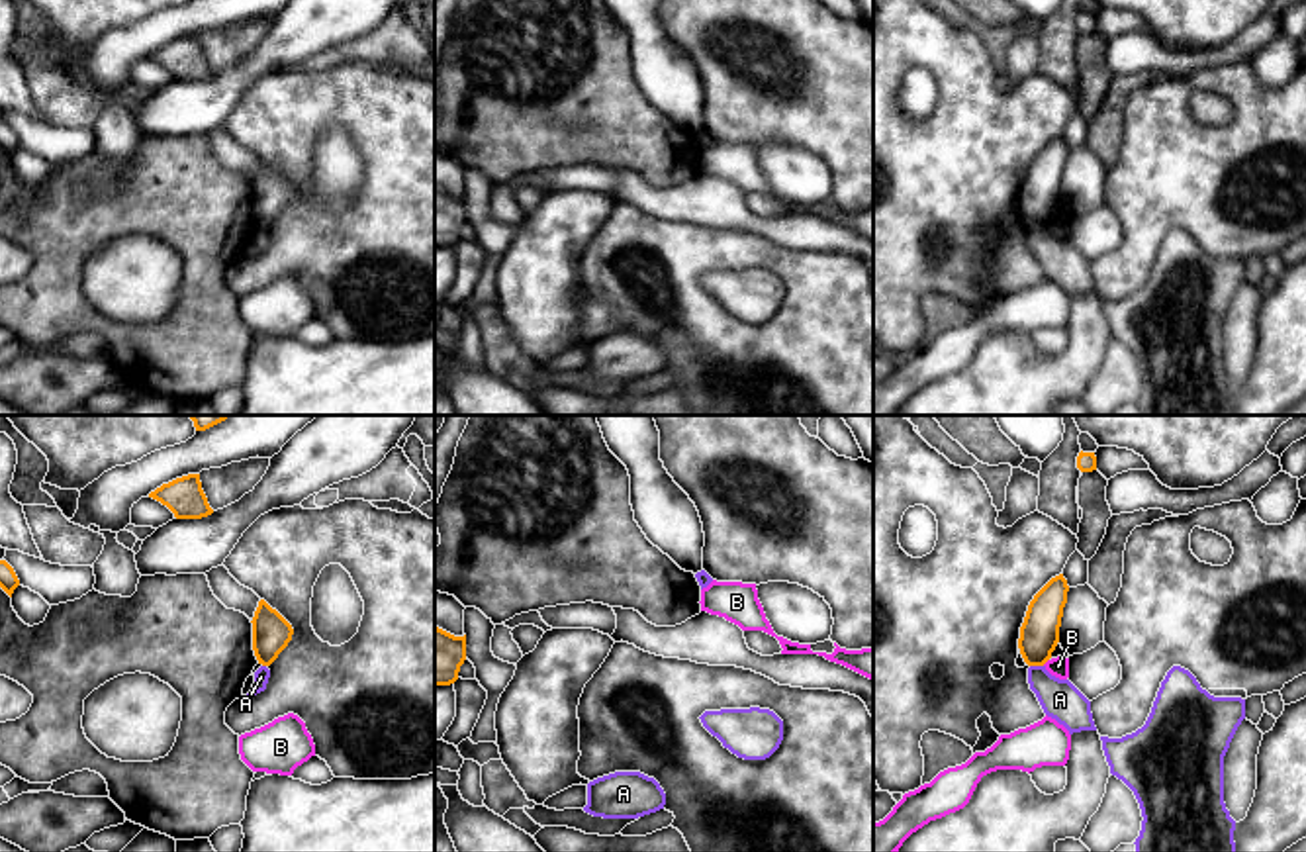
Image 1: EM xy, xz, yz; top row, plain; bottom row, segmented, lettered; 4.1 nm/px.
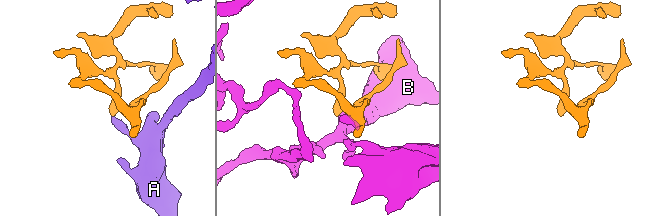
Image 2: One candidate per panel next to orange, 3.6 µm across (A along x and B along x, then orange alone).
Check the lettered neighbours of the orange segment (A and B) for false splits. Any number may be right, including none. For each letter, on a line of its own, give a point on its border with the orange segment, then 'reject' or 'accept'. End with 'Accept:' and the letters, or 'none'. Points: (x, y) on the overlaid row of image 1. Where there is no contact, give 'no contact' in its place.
A: contact yz (1036, 664); reject
B: contact yz (1044, 662); reject
Accept: none

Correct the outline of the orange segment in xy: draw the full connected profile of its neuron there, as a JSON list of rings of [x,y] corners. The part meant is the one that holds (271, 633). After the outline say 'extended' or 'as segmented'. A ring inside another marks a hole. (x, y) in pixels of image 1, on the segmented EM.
[[[264,599],[253,617],[253,650],[262,666],[270,666],[292,640],[292,625],[272,609]]]; as segmented

